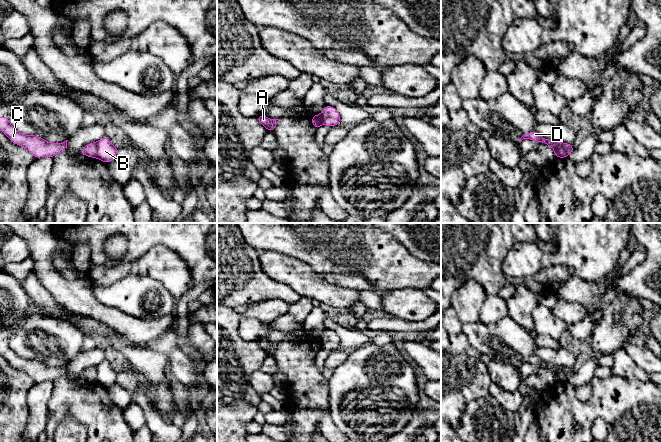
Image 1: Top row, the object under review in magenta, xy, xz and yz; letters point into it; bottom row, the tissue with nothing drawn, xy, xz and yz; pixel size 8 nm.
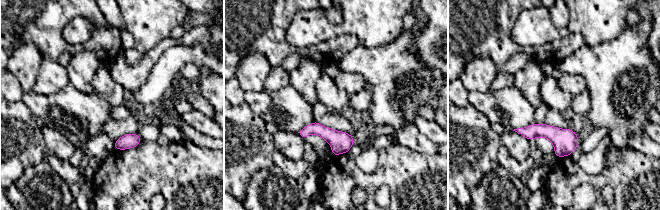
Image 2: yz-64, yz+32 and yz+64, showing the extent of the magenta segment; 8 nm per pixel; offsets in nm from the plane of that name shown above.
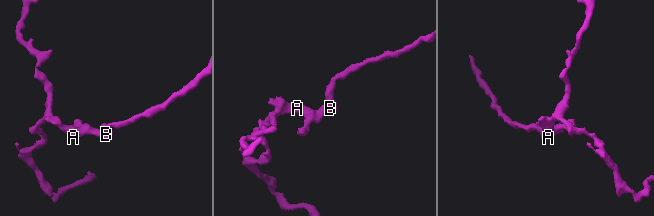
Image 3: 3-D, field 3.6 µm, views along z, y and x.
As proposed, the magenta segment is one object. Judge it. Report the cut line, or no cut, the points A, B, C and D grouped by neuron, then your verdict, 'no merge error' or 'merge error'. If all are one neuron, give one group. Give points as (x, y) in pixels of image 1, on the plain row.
cut in yz along (564, 367), (558, 374), (563, 381); A C / B D; merge error

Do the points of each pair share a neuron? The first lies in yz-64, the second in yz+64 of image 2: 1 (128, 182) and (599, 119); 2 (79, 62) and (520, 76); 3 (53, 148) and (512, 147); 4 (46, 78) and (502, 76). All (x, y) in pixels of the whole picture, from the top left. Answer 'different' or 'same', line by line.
1: different
2: same
3: same
4: same

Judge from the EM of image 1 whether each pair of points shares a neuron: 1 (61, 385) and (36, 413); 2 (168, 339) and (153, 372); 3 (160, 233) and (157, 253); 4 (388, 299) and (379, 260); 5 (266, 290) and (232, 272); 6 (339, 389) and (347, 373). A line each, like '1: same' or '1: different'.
1: different
2: different
3: different
4: different
5: same
6: same

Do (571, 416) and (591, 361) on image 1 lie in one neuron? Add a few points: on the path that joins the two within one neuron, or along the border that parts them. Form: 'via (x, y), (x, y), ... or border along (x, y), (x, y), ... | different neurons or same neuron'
border along (593, 376), (589, 381) | different neurons

